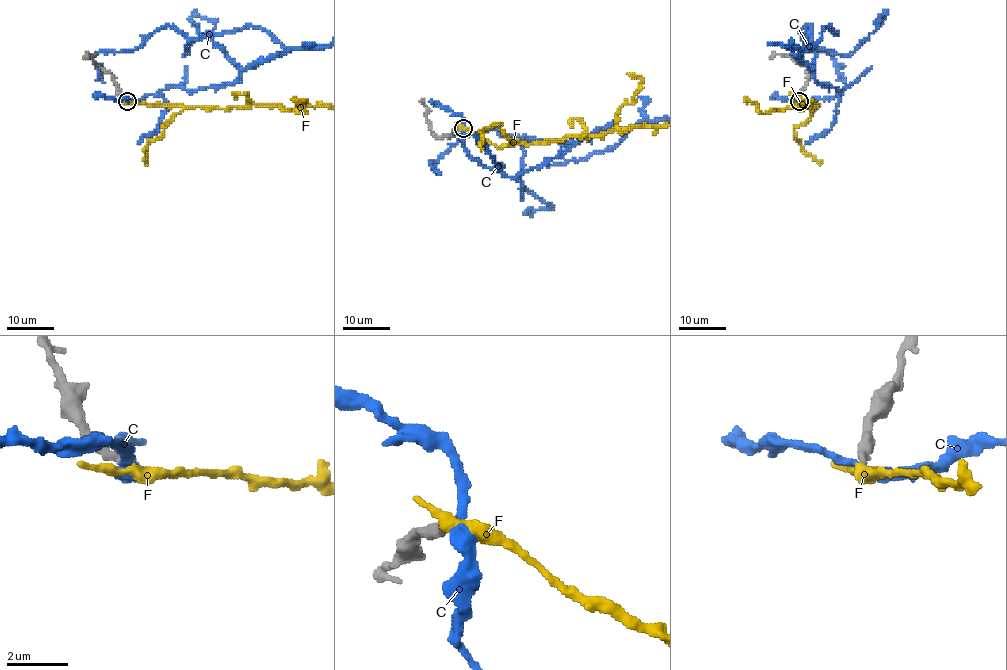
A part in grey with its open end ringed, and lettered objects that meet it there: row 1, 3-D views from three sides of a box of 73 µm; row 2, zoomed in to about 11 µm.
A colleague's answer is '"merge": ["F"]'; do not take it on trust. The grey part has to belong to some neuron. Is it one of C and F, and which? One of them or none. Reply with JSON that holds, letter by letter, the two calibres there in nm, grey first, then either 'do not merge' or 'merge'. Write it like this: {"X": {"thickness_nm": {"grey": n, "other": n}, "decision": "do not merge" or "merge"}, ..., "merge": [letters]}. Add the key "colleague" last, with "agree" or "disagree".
{"C": {"thickness_nm": {"grey": 320, "other": 360}, "decision": "do not merge"}, "F": {"thickness_nm": {"grey": 320, "other": 360}, "decision": "merge"}, "merge": ["F"], "colleague": "agree"}

